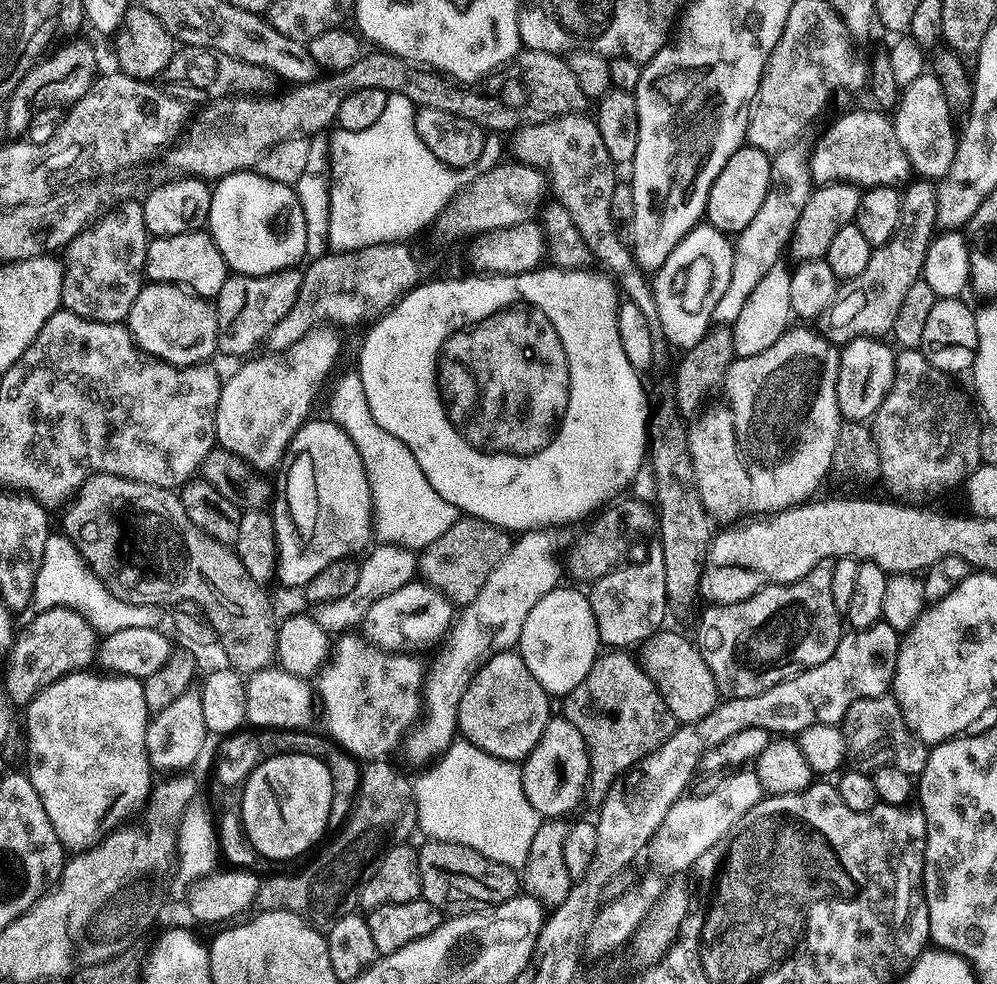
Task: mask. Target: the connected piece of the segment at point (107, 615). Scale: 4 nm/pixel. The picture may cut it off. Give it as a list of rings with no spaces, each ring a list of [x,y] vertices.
[[[63,534],[49,535],[46,550],[42,554],[42,566],[34,582],[31,607],[36,612],[45,612],[51,608],[74,610],[82,614],[82,618],[86,618],[86,622],[90,622],[90,626],[98,634],[134,630],[134,626],[160,628],[162,624],[161,605],[122,602],[122,598],[110,594],[104,581],[96,577],[94,570],[82,558],[82,554],[76,548],[76,541]]]

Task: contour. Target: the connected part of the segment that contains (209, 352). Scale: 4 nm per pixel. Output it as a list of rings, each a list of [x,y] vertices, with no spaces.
[[[145,283],[141,287],[134,306],[130,306],[126,327],[141,350],[150,356],[157,356],[160,360],[165,360],[167,364],[175,364],[177,368],[190,368],[211,361],[211,356],[217,355],[218,352],[216,347],[218,318],[215,303],[211,299],[181,288],[179,284]]]

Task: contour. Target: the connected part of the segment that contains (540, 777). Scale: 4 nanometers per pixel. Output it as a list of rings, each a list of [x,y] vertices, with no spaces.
[[[553,715],[534,750],[524,757],[520,777],[530,806],[534,806],[541,817],[564,818],[567,812],[574,811],[588,787],[588,747],[582,734],[578,734],[578,726],[565,720],[563,715]]]

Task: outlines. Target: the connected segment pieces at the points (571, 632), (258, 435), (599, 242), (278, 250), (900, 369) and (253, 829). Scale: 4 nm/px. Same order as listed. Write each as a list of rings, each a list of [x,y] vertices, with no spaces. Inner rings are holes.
[[[564,587],[550,590],[550,594],[530,610],[518,645],[526,670],[538,678],[538,686],[542,686],[542,690],[552,698],[569,696],[574,686],[590,674],[590,666],[594,666],[596,657],[602,652],[591,599],[576,588]]]
[[[317,326],[302,334],[289,348],[269,351],[269,356],[245,359],[241,363],[245,364],[221,383],[216,444],[240,455],[255,469],[268,470],[279,460],[281,463],[288,443],[309,419],[308,411],[340,356],[340,336],[335,331],[339,332],[332,326]]]
[[[588,114],[559,116],[553,120],[543,120],[541,124],[523,125],[512,138],[512,152],[516,155],[513,157],[519,163],[528,164],[543,173],[550,185],[550,192],[556,195],[553,197],[570,214],[589,253],[605,264],[603,267],[618,281],[626,299],[634,302],[634,306],[646,314],[653,326],[659,325],[649,277],[636,263],[631,251],[620,249],[620,240],[616,237],[617,225],[610,214],[610,194],[614,194],[614,186],[618,182],[617,169],[610,154],[606,154],[606,145],[602,143],[602,134],[598,134],[595,119]]]
[[[255,170],[246,172],[235,172],[229,176],[224,176],[221,180],[215,181],[212,188],[212,201],[210,202],[210,214],[208,215],[207,231],[212,233],[214,242],[218,246],[218,250],[222,254],[222,258],[227,262],[229,269],[233,273],[242,276],[265,276],[271,272],[280,272],[283,268],[296,268],[299,260],[305,259],[304,251],[306,250],[306,218],[302,214],[302,202],[298,202],[296,190],[293,185],[283,184],[282,182],[274,182],[270,178],[266,178]]]
[[[905,348],[896,352],[894,382],[870,421],[872,441],[876,443],[880,463],[878,476],[884,479],[887,495],[893,501],[911,506],[927,505],[932,502],[928,500],[942,495],[947,488],[956,488],[964,479],[967,481],[981,465],[978,454],[981,413],[973,397],[969,393],[968,397],[952,380],[955,379],[949,373],[938,370],[917,349]]]
[[[288,750],[276,755],[280,756],[269,755],[252,771],[238,801],[244,833],[254,852],[261,857],[264,855],[268,860],[292,860],[295,856],[310,851],[320,839],[325,839],[324,831],[329,831],[330,828],[332,783],[330,770],[317,756],[310,756],[303,750]]]

